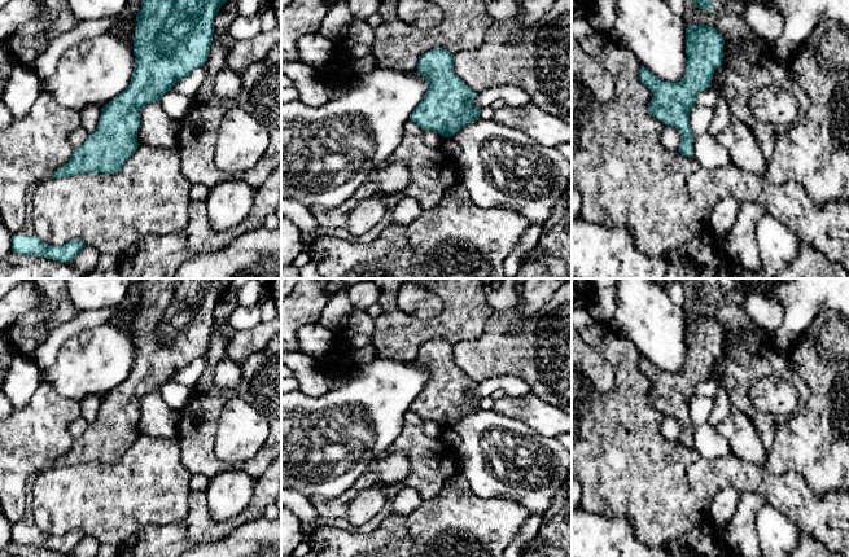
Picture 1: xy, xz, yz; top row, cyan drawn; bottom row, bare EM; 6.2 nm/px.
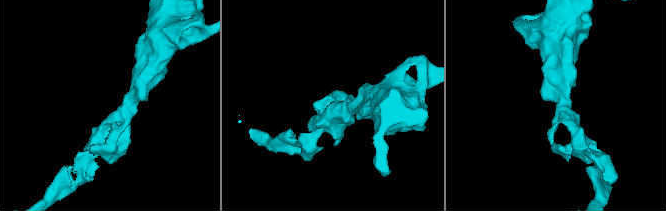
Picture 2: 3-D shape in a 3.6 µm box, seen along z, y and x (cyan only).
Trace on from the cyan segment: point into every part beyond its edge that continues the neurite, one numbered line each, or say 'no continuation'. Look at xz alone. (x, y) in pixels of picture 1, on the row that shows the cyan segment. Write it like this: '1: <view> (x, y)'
no continuation

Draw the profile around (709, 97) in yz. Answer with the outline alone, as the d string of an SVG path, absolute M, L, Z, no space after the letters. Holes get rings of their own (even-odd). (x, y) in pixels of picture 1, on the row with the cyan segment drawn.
M713 87L700 92L695 100L696 106L710 108L712 110L717 108L718 102L719 102L719 97L715 88Z

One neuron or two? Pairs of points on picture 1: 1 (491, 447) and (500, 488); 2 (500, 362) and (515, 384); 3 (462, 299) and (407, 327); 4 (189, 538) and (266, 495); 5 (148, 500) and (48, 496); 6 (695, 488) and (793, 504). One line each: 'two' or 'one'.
1: one
2: two
3: one
4: one
5: one
6: one

